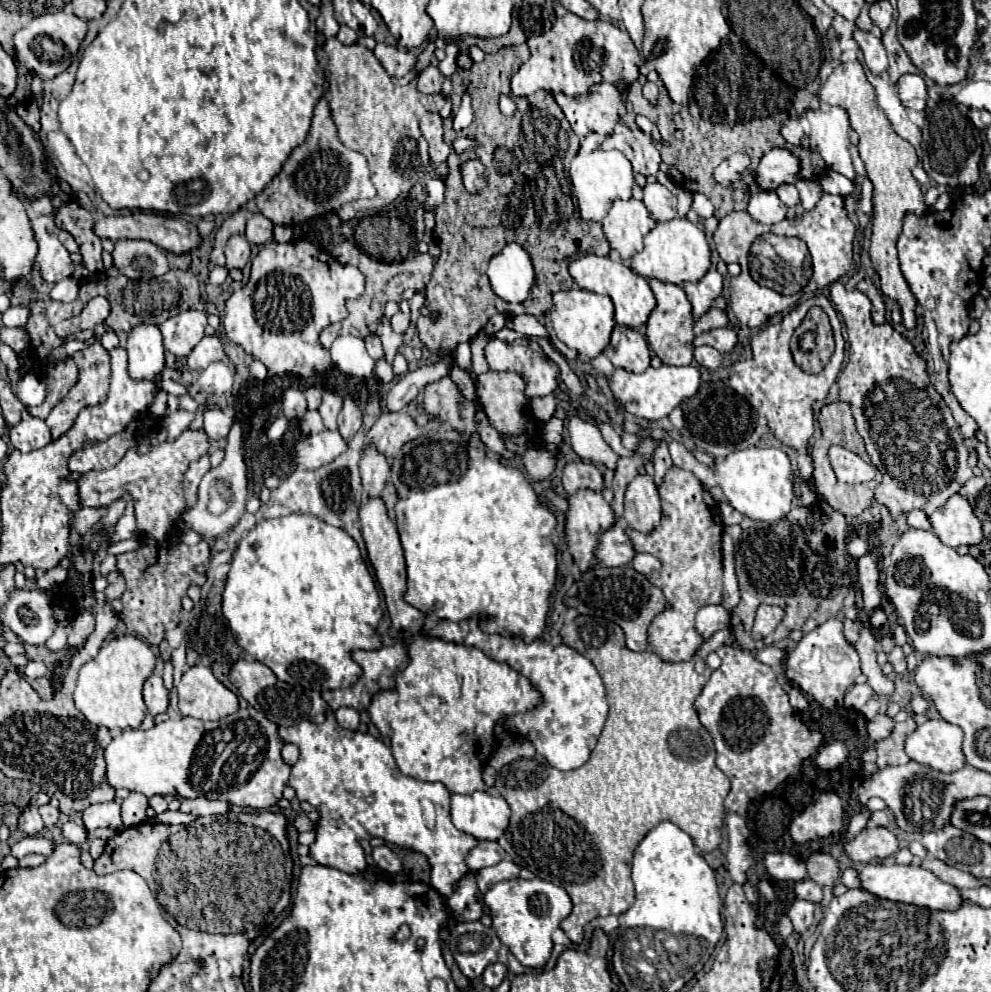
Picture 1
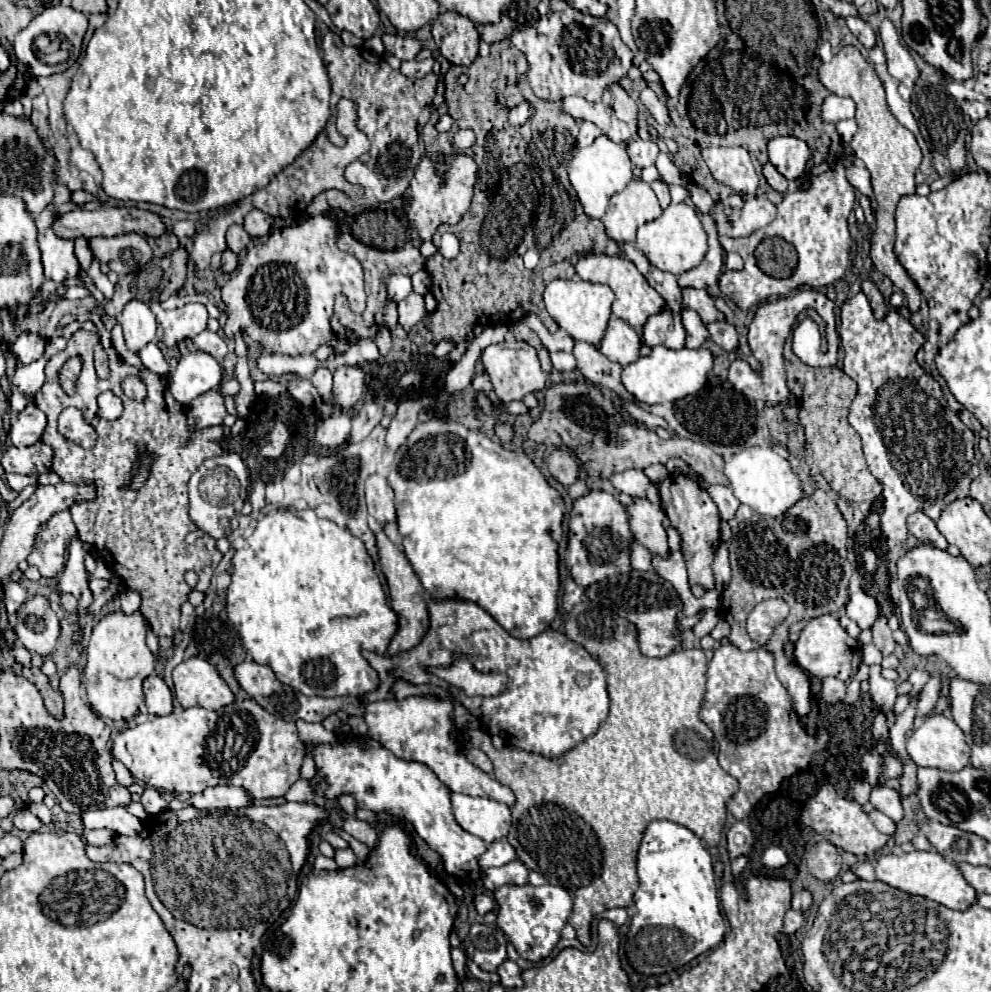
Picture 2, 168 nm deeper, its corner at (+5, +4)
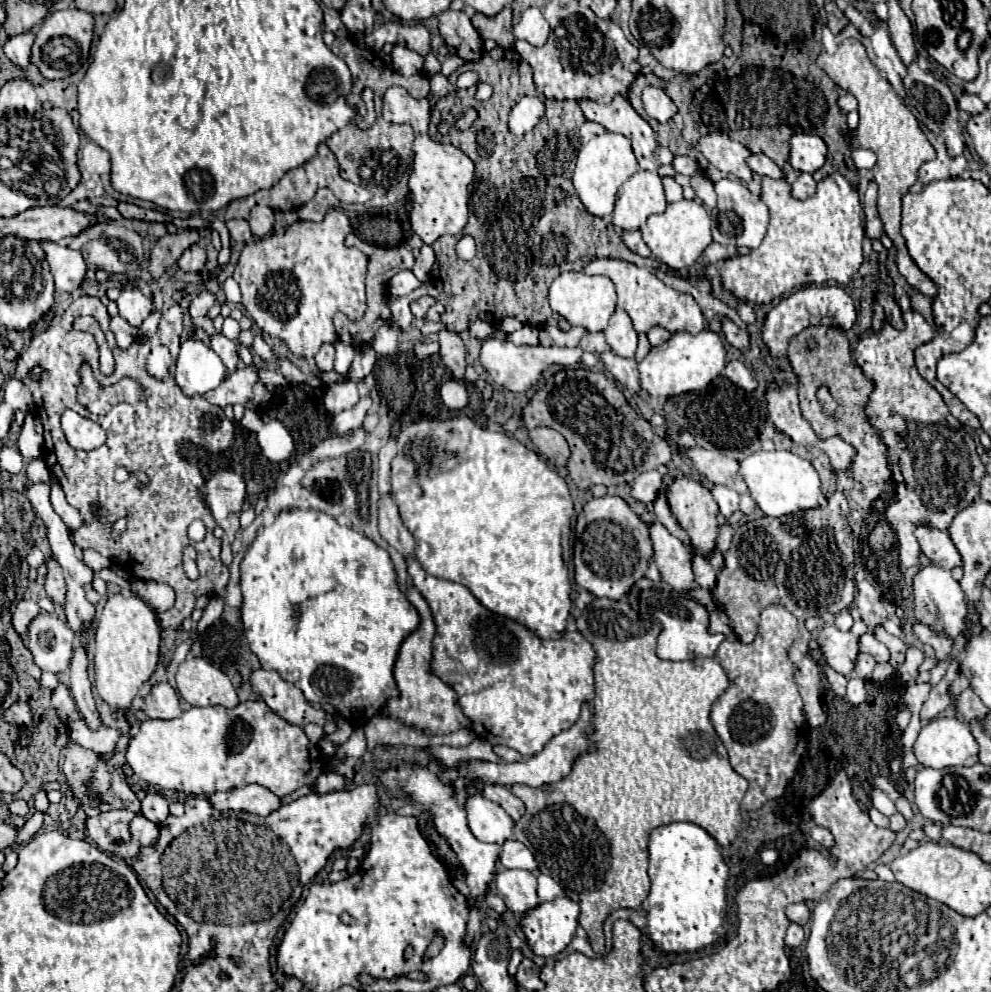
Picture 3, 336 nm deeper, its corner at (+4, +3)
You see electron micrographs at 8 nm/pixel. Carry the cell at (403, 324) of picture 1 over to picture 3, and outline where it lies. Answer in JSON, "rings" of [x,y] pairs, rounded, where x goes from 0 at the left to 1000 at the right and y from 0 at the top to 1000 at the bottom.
{"rings":[[[427,298],[427,300],[423,300],[423,302],[417,302],[417,304],[415,304],[415,317],[417,317],[419,321],[429,321],[431,313],[433,313],[437,306],[439,306],[439,302],[437,302],[435,298]]]}

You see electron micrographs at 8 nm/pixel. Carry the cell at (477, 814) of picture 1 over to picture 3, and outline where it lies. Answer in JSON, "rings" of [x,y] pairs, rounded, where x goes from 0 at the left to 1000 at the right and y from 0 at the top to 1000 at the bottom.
{"rings":[[[475,800],[469,806],[469,817],[473,835],[481,847],[506,853],[510,847],[516,845],[520,829],[504,810],[483,800]]]}

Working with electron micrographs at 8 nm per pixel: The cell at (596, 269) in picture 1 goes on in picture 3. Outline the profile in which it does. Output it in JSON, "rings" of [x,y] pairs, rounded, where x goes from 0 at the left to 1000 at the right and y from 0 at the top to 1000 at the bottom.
{"rings":[[[600,260],[596,262],[590,272],[594,278],[613,278],[619,282],[623,290],[623,310],[631,313],[635,321],[639,323],[639,331],[643,335],[655,335],[657,329],[669,329],[675,335],[695,335],[695,337],[705,337],[711,331],[711,321],[707,317],[707,310],[695,296],[687,296],[675,288],[671,288],[659,274],[653,270],[645,270],[637,264],[631,262],[621,262],[621,260]]]}

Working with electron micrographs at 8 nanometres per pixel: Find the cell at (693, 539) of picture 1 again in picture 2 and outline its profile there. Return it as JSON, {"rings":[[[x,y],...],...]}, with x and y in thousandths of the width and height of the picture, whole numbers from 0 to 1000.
{"rings":[[[674,479],[670,485],[666,485],[664,495],[666,503],[674,503],[674,523],[688,541],[688,559],[694,570],[696,590],[706,588],[710,594],[720,594],[718,564],[727,547],[727,521],[720,505],[714,501],[712,493],[692,479]]]}

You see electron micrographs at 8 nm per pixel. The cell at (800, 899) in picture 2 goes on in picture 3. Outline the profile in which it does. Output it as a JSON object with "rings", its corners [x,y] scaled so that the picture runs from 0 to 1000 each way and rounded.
{"rings":[[[806,909],[806,911],[796,911],[796,913],[794,913],[794,925],[796,925],[798,929],[804,929],[804,931],[812,933],[812,931],[816,929],[816,923],[818,923],[818,919],[816,919],[816,915],[814,915],[810,909]]]}

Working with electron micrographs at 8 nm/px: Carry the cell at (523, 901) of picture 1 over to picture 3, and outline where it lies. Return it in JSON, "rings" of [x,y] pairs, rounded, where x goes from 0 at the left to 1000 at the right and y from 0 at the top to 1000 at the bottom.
{"rings":[[[566,903],[528,919],[524,931],[536,960],[552,966],[562,964],[576,950],[580,944],[582,925],[584,911],[572,903]]]}

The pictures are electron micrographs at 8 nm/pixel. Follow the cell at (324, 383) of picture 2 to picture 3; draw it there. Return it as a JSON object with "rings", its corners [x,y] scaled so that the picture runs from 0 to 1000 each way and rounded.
{"rings":[[[326,347],[324,353],[318,357],[318,365],[320,365],[320,373],[326,377],[326,375],[334,375],[336,373],[336,359],[338,359],[338,353],[336,353],[336,347]]]}

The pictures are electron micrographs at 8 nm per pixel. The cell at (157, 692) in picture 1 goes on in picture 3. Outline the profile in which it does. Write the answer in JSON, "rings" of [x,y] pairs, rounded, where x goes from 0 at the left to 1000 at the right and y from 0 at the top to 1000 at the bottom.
{"rings":[[[169,688],[156,690],[150,702],[146,704],[146,720],[150,724],[162,724],[162,726],[179,724],[183,720],[179,698]]]}

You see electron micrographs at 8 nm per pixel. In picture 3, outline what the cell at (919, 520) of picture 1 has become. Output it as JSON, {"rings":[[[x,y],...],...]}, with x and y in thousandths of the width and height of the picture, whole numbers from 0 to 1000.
{"rings":[[[925,530],[923,534],[923,542],[929,550],[929,556],[943,569],[948,571],[956,571],[958,575],[964,571],[970,571],[970,560],[964,552],[964,548],[960,546],[958,538],[939,530]]]}

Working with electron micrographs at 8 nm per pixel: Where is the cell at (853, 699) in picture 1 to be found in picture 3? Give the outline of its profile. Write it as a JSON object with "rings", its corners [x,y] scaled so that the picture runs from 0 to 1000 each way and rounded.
{"rings":[[[859,683],[857,690],[855,690],[855,702],[853,702],[853,704],[855,704],[859,710],[865,712],[865,710],[869,710],[869,708],[873,706],[873,702],[875,702],[875,700],[873,700],[873,690],[871,690],[869,685],[865,685],[865,683]]]}

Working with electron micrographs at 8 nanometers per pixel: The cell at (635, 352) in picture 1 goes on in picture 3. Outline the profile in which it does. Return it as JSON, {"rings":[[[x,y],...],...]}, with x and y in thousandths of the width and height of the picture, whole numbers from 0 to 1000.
{"rings":[[[621,313],[621,317],[617,319],[615,329],[610,333],[610,341],[623,359],[641,361],[643,335],[637,327],[637,321],[629,313]]]}

